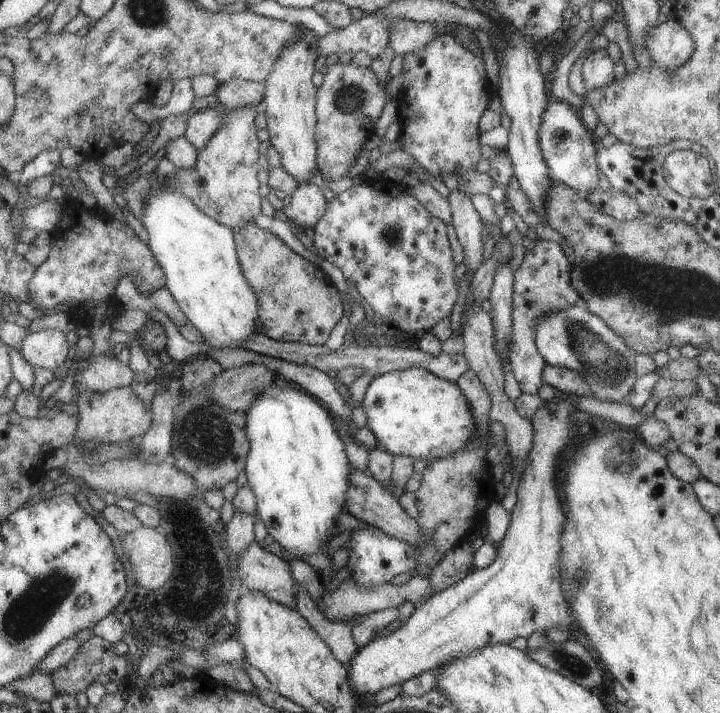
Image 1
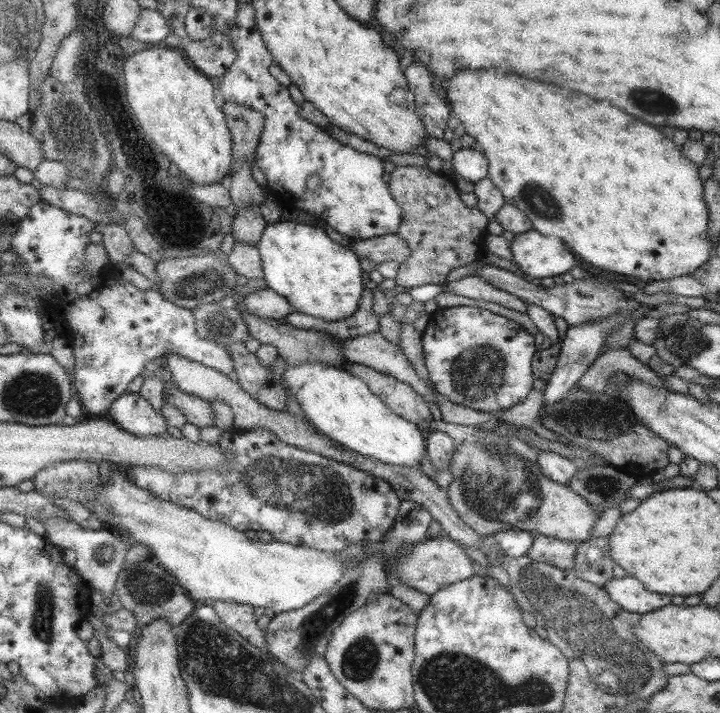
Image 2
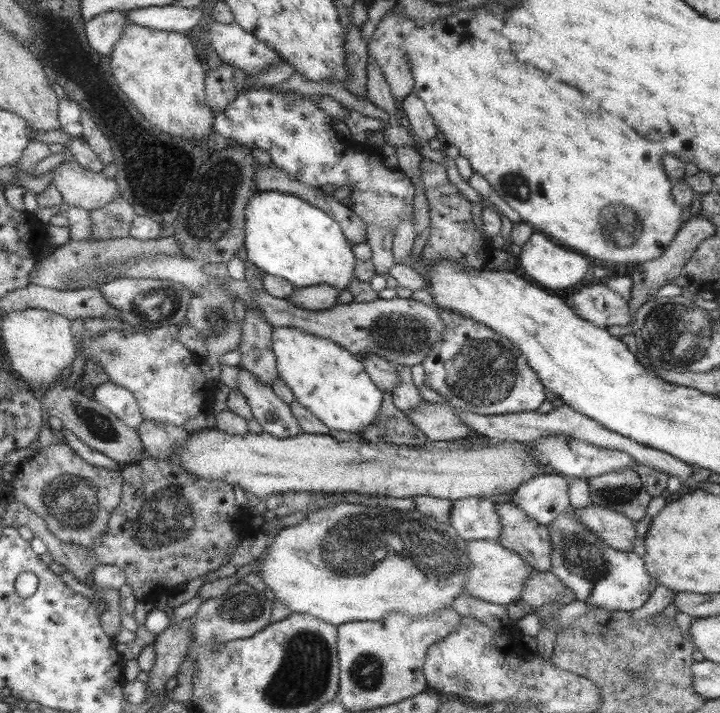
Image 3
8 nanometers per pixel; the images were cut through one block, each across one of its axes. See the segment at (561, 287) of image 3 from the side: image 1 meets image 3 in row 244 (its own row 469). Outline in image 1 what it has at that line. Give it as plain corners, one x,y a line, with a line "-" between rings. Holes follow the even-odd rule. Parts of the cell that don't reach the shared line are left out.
555,393
552,399
542,402
530,420
533,431
531,446
520,472
515,505
510,511
510,521
493,562
485,568
475,569
472,574
466,574
459,582
427,597
420,606
415,607
400,628
359,648
348,663
350,668
348,683
355,692
363,696
375,694
382,688
404,683
407,679
429,669
437,669
455,659
473,655
475,651
487,645
510,643
518,636
527,639
532,632
543,633
552,626
569,628
570,612
563,596
559,570
559,536
563,524
563,510
553,482
553,466
559,452
575,436
573,410
575,410
573,395

